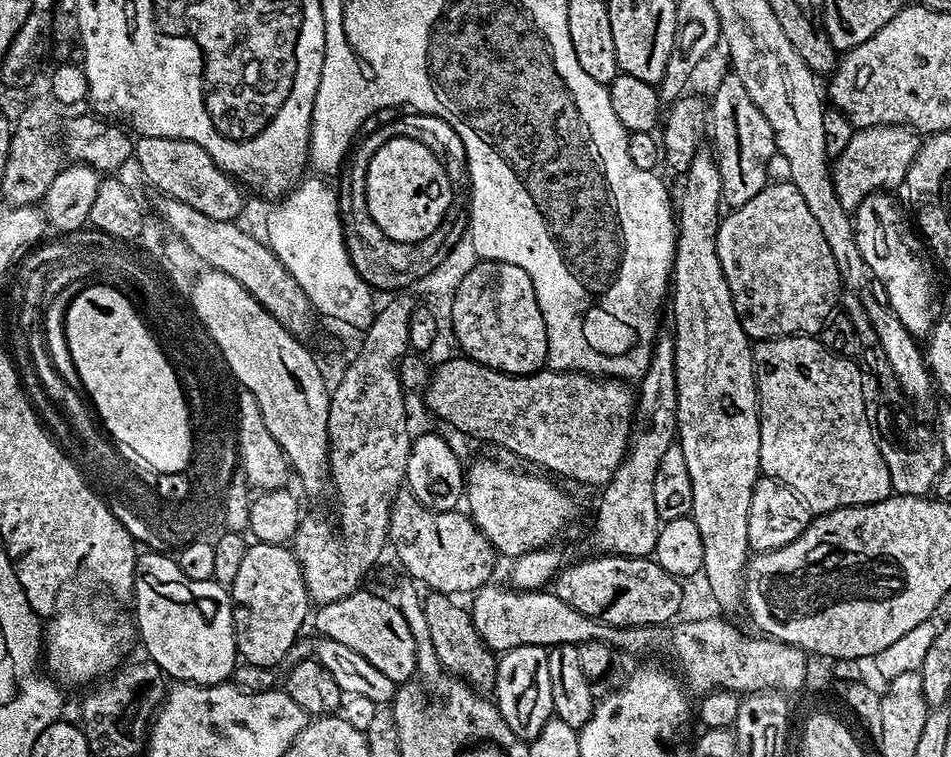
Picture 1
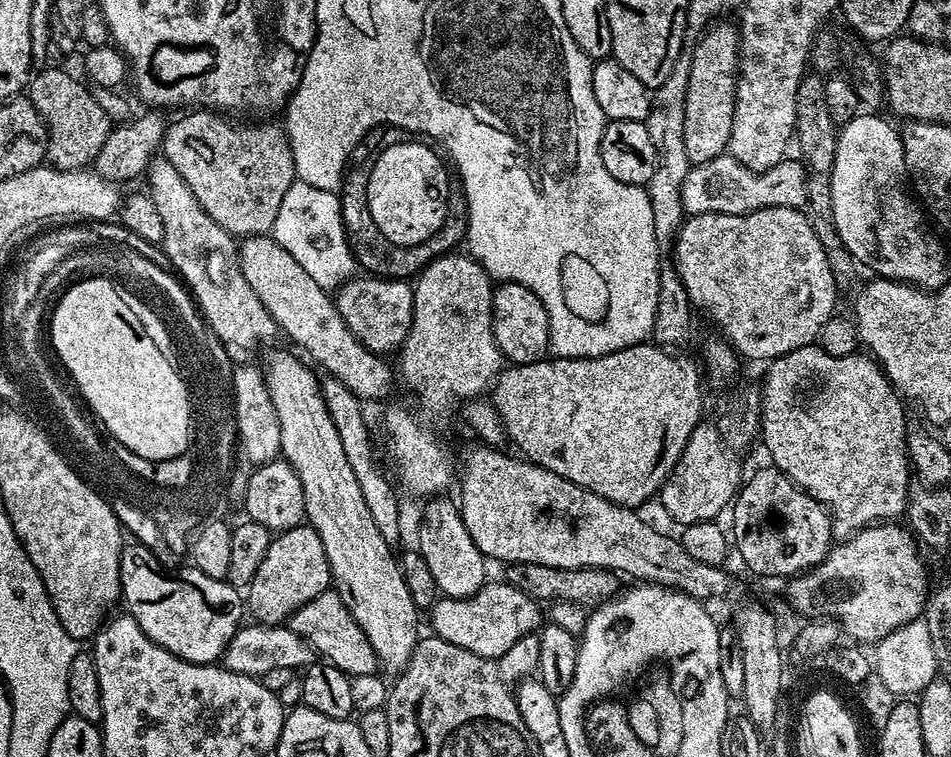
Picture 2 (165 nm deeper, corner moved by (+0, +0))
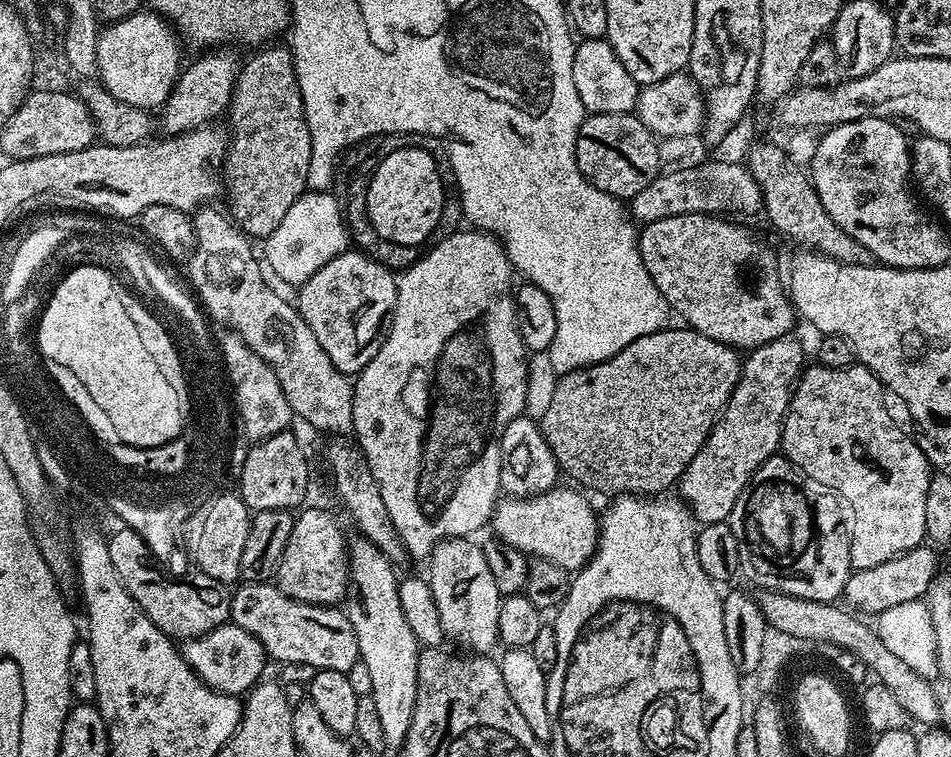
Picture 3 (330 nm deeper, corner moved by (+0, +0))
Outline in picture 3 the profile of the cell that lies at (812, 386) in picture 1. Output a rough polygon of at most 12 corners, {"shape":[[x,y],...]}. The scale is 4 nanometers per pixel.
{"shape":[[857,362],[800,373],[783,455],[850,509],[850,562],[925,543],[928,453]]}

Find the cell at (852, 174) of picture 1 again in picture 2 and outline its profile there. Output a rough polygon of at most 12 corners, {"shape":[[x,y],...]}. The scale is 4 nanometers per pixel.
{"shape":[[732,155],[691,165],[688,216],[803,209],[806,169],[751,172]]}

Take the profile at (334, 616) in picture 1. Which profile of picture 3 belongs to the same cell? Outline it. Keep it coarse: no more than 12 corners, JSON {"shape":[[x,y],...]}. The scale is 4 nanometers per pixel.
{"shape":[[272,582],[231,593],[231,623],[280,664],[360,663],[347,611]]}

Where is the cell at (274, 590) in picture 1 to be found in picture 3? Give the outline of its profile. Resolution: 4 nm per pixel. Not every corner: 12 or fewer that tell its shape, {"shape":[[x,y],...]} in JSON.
{"shape":[[320,508],[296,516],[274,583],[304,604],[350,592],[348,544]]}

